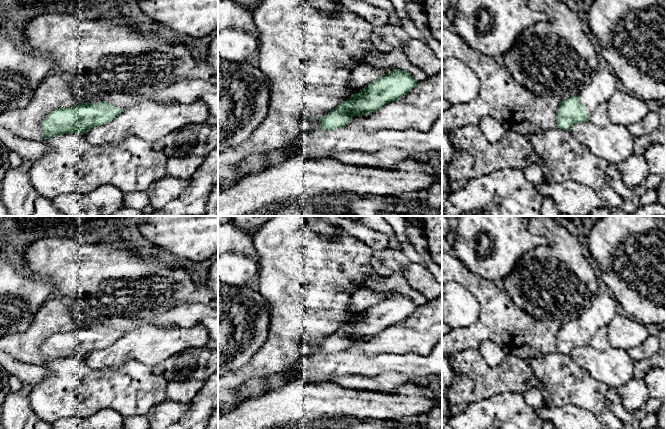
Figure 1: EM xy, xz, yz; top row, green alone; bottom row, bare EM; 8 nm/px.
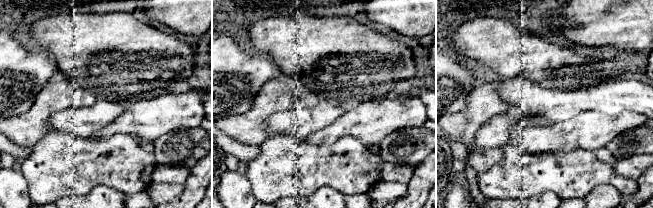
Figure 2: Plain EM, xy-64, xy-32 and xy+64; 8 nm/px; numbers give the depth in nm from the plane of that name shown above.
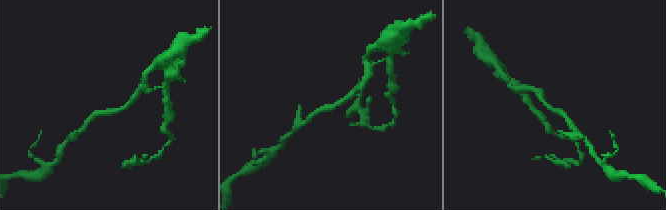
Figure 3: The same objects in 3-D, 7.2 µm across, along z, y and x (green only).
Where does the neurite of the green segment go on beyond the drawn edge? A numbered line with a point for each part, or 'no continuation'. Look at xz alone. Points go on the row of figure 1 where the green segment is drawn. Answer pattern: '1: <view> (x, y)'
1: xz (317, 144)

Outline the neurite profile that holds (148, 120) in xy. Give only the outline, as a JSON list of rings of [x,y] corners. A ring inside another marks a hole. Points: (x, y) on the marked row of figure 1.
[[[199,99],[192,103],[176,102],[168,104],[158,104],[151,100],[144,100],[123,111],[112,121],[89,128],[82,135],[92,145],[119,143],[128,136],[137,136],[138,138],[152,144],[156,141],[163,140],[165,136],[176,129],[191,124],[204,123],[208,117],[209,113],[206,105]]]

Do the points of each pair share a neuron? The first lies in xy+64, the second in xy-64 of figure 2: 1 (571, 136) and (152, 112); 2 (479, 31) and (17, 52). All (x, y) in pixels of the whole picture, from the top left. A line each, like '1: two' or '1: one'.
1: one
2: two

